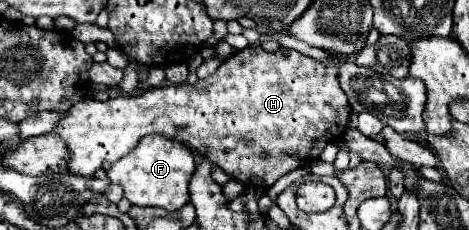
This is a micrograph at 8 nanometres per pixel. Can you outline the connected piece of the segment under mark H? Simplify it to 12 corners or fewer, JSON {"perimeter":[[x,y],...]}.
{"perimeter":[[255,44],[197,84],[81,100],[91,178],[145,134],[267,190],[345,134],[339,70]]}

